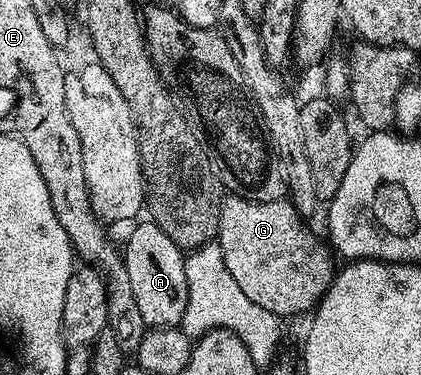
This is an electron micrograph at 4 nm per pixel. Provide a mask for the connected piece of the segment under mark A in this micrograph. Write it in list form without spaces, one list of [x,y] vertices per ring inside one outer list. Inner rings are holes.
[[[143,220],[127,238],[127,247],[122,247],[123,263],[129,272],[129,284],[137,299],[141,320],[148,328],[160,326],[178,327],[185,316],[187,307],[187,281],[185,280],[184,251],[179,249],[156,222]]]

